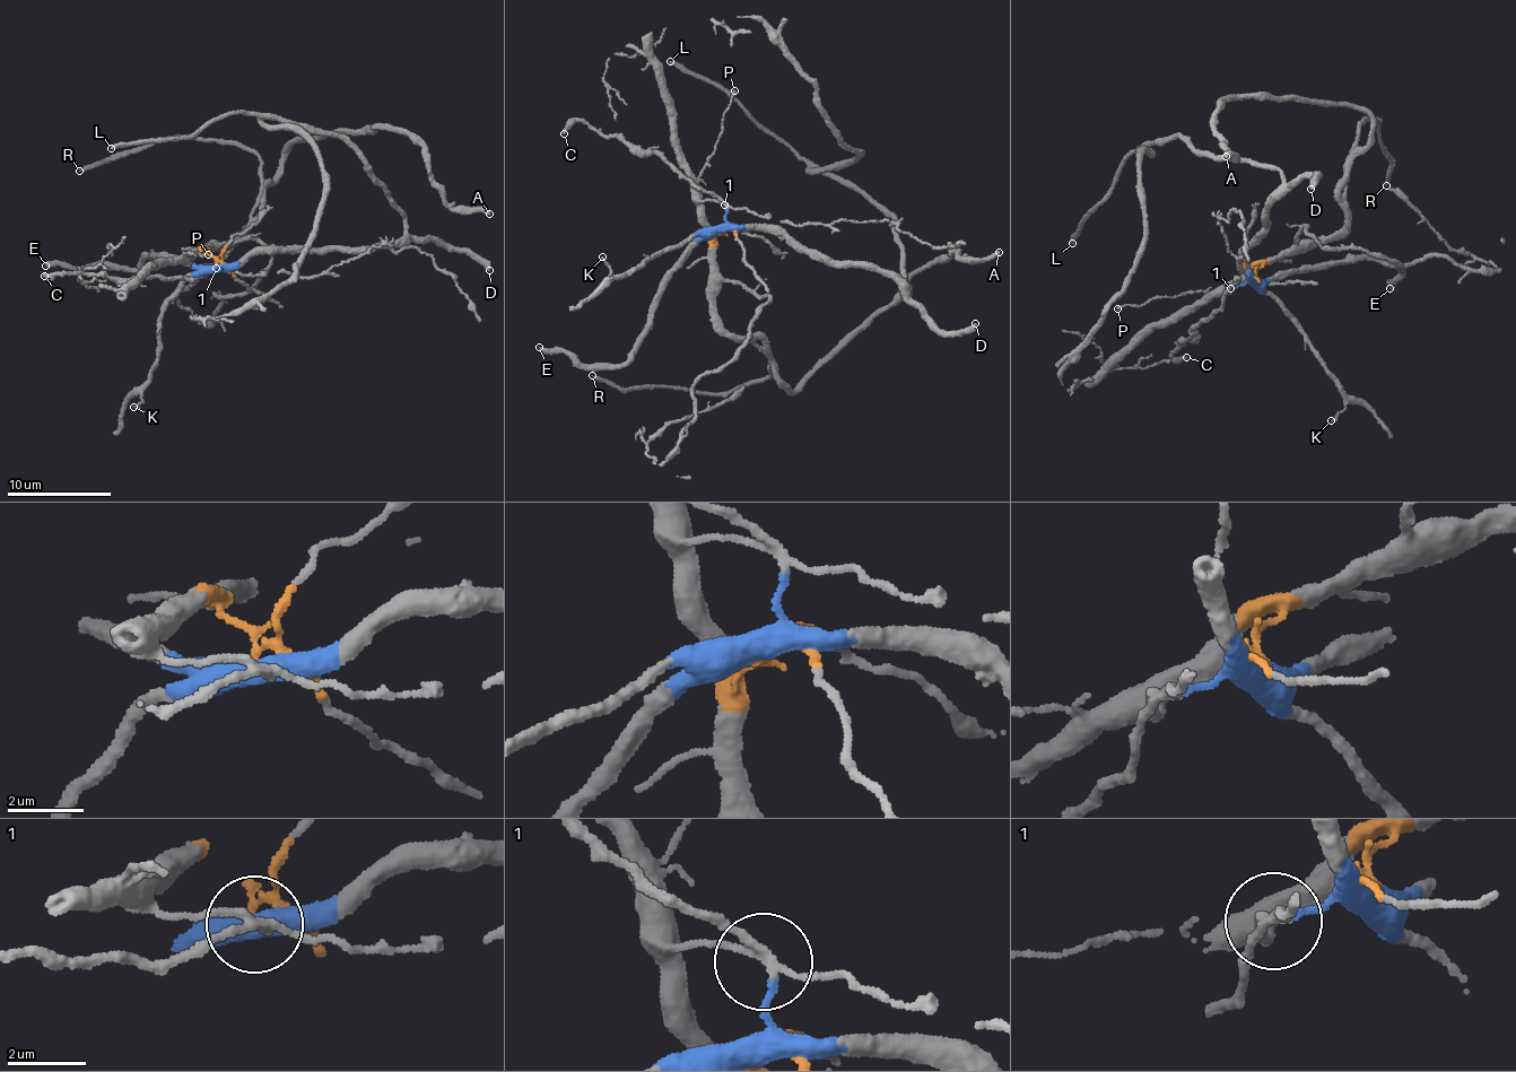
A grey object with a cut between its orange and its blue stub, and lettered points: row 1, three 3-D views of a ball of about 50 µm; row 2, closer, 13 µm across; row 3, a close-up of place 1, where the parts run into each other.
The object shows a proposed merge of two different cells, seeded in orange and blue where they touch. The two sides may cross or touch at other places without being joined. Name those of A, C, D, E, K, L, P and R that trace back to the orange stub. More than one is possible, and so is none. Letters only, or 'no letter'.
A, P, R

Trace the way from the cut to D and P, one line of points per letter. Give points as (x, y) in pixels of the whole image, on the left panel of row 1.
D: (215, 264), (243, 266), (253, 254), (292, 249), (403, 245), (412, 240), (468, 249), (488, 270)
P: (215, 264), (203, 247), (190, 254), (183, 253), (197, 256), (198, 251), (208, 255)

